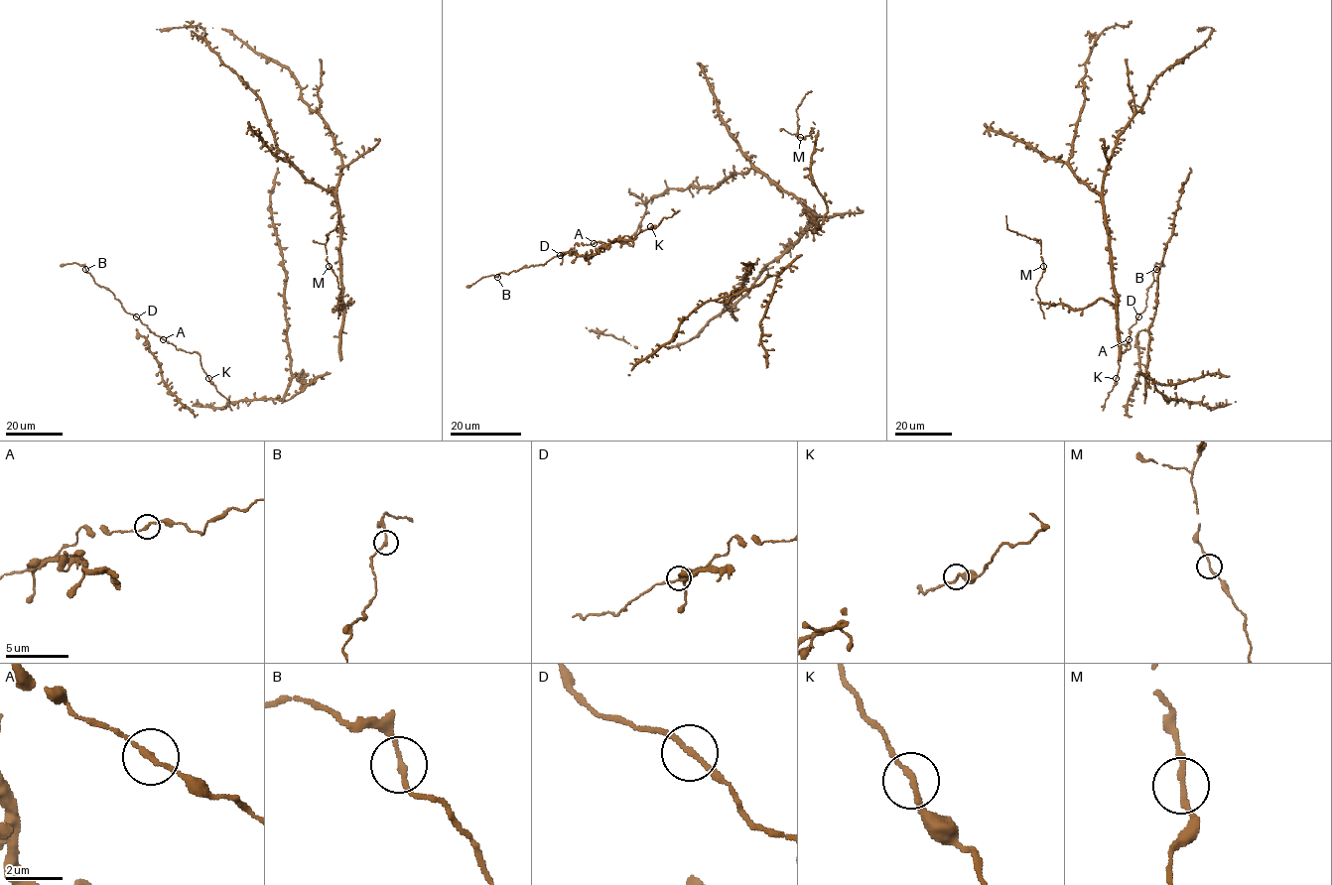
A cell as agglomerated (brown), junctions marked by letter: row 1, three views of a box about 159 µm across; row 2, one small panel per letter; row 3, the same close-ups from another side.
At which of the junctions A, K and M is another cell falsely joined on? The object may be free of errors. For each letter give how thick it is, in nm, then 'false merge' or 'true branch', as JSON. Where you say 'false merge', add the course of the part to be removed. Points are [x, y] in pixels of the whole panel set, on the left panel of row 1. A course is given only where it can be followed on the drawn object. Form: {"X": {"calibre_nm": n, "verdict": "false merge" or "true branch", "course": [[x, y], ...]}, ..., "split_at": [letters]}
{"A": {"calibre_nm": 180, "verdict": "true branch"}, "K": {"calibre_nm": 200, "verdict": "true branch"}, "M": {"calibre_nm": 190, "verdict": "true branch"}, "split_at": []}

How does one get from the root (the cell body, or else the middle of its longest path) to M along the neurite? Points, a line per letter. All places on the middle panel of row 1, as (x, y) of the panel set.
M: (815, 231), (826, 215), (827, 201), (811, 173), (815, 143), (811, 130), (814, 128), (809, 135), (800, 137)

